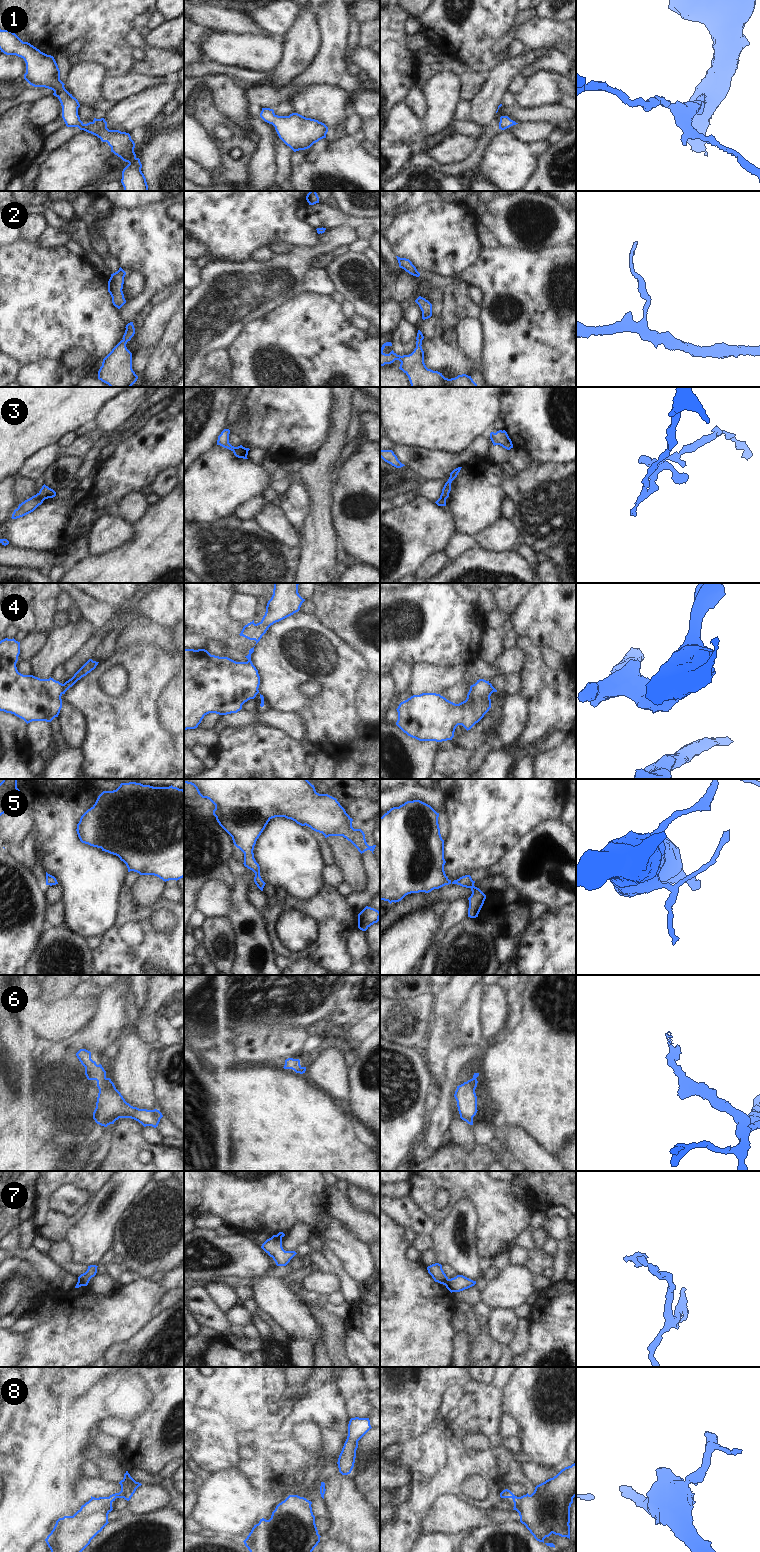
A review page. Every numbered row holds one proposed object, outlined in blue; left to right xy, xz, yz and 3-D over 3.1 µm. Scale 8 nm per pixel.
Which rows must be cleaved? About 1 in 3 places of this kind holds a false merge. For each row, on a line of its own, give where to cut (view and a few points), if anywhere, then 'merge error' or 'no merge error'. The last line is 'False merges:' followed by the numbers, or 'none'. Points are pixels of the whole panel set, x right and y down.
1: no cut | no merge error
2: no cut | no merge error
3: xy (35, 495), (43, 500) | merge error
4: xy (64, 684), (62, 693) | merge error
5: no cut | no merge error
6: no cut | no merge error
7: yz (448, 1279), (444, 1284) | merge error
8: no cut | no merge error
False merges: 3, 4, 7

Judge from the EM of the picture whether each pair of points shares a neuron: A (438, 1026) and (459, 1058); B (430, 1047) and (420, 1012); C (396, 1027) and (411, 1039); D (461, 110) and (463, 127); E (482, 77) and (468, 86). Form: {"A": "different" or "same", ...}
{"A": "different", "B": "different", "C": "same", "D": "different", "E": "same"}

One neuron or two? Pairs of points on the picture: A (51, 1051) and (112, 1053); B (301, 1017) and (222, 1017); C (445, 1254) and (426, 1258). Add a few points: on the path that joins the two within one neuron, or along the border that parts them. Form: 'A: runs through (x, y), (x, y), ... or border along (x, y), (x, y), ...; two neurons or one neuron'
A: border along (118, 1037), (102, 1053); two neurons
B: runs through (281, 1015), (244, 1016), (242, 1018); one neuron
C: border along (431, 1249), (437, 1262); two neurons

